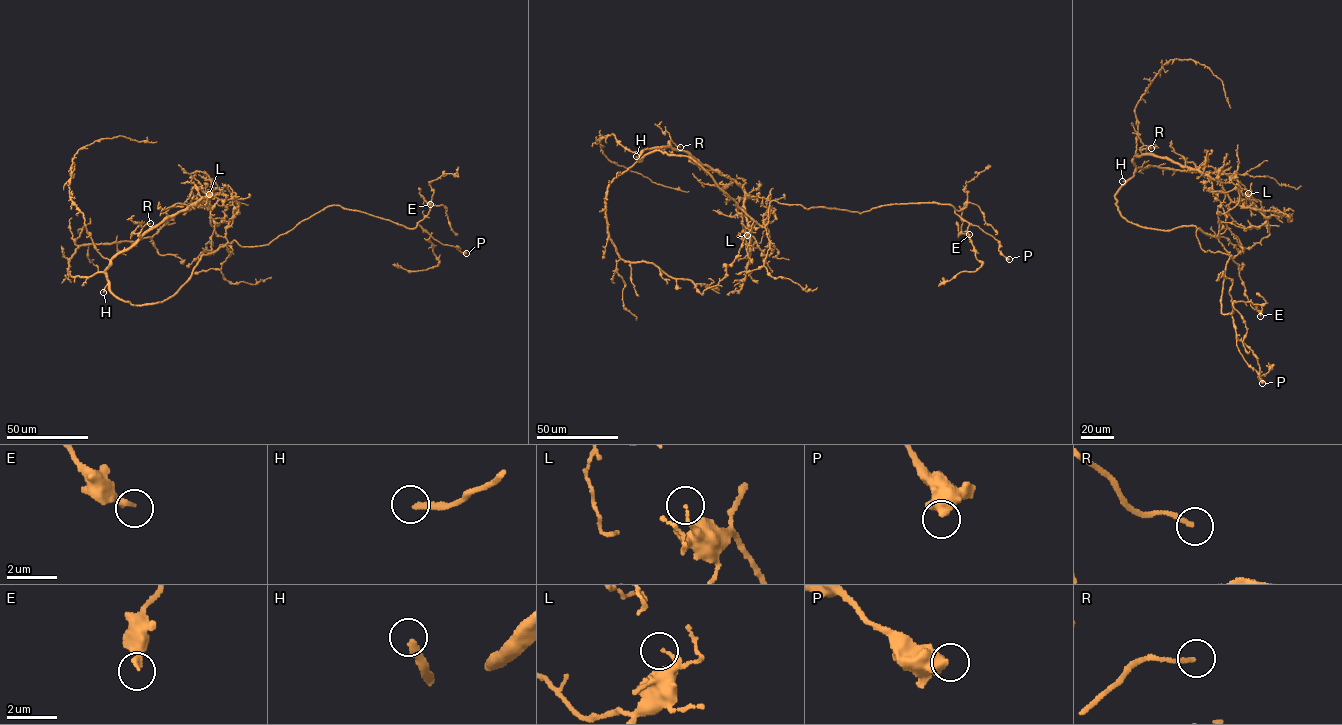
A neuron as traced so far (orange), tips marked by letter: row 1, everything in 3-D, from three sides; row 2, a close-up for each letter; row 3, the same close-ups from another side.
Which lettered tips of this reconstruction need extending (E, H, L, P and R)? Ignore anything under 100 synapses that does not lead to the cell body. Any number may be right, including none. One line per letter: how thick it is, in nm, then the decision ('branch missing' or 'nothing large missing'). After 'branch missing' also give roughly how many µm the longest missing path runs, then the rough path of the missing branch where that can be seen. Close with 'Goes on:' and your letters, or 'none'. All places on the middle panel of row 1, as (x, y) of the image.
E: calibre 240 nm; nothing large missing
H: calibre 240 nm; branch missing; missing 60 µm; course (636, 156), (634, 150), (625, 145), (640, 131), (642, 119), (635, 116)
L: calibre 120 nm; nothing large missing
P: calibre 600 nm; nothing large missing
R: calibre 170 nm; nothing large missing
Goes on: H

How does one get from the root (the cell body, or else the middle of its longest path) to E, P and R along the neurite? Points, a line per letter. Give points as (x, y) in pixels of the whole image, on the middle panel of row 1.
E: (735, 200), (764, 227), (774, 200), (862, 213), (931, 202), (959, 210), (967, 203), (961, 231), (969, 234)
P: (735, 200), (764, 227), (774, 200), (862, 213), (900, 203), (950, 204), (960, 217), (992, 236), (1009, 259)
R: (735, 200), (687, 156), (668, 155), (656, 150), (639, 159), (641, 151), (669, 146), (669, 141), (680, 147)

